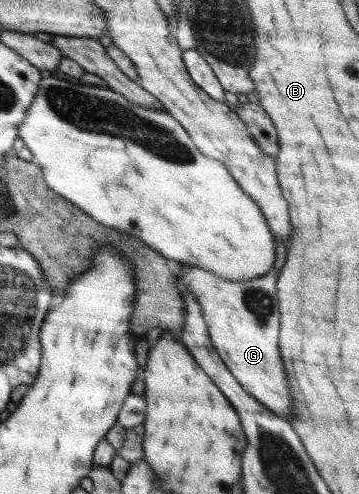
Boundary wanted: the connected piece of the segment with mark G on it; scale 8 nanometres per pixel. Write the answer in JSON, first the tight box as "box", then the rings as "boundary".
{"box":[176,237,293,420],"boundary":[[[275,237],[272,271],[248,281],[228,281],[198,266],[183,263],[176,282],[190,291],[201,306],[213,347],[240,386],[258,402],[286,420],[292,419],[293,400],[279,349],[280,311],[277,295],[278,274],[286,263],[287,248]]]}

